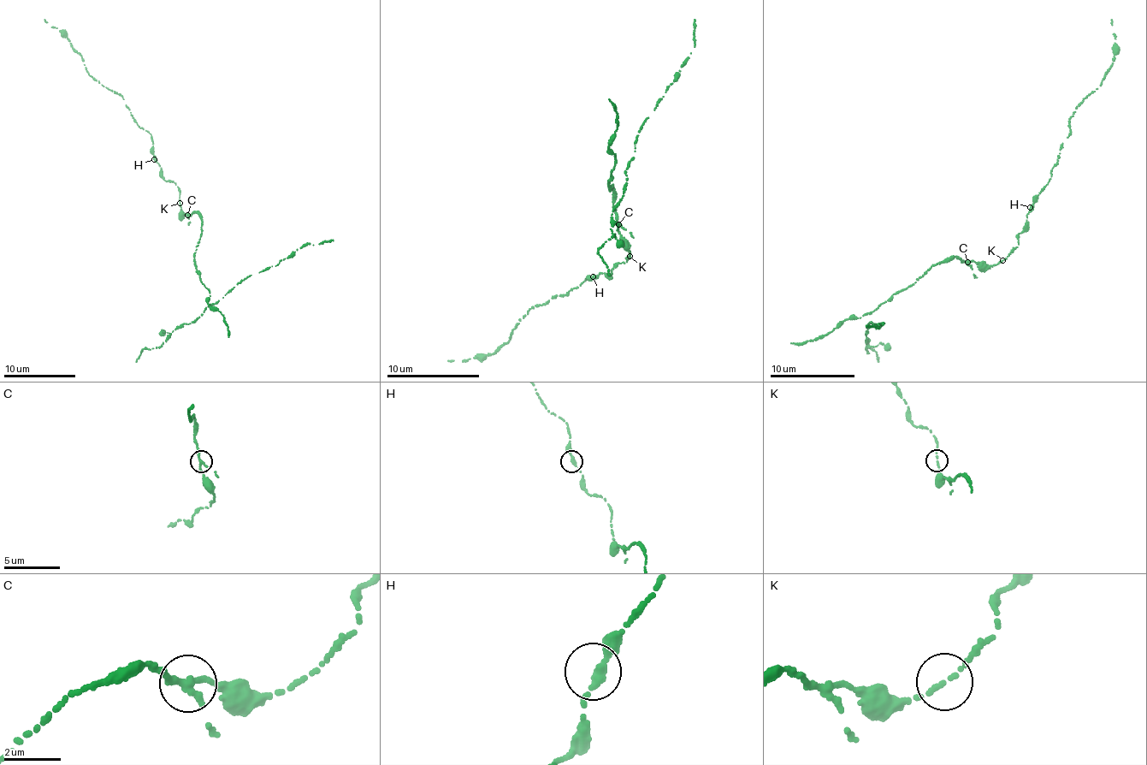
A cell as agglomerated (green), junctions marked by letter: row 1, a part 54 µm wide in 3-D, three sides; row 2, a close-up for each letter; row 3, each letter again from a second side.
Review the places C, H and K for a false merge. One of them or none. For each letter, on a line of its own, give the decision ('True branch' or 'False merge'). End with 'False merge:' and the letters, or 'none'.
C: True branch
H: True branch
K: True branch
False merge: none

